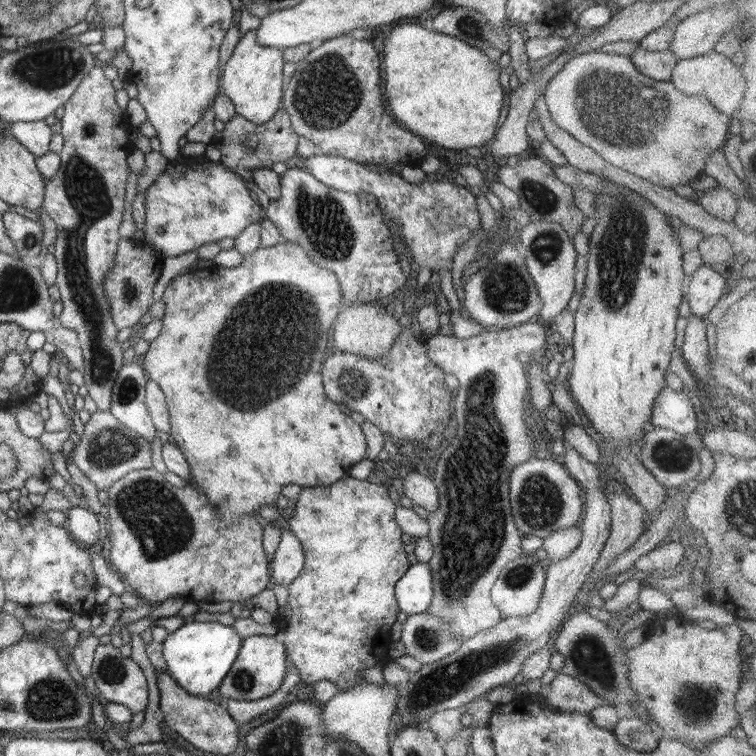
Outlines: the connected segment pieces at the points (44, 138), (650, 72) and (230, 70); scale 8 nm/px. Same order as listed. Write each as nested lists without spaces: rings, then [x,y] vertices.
[[[43,120],[14,122],[6,126],[6,132],[34,157],[38,157],[48,151],[52,134],[49,127]]]
[[[637,46],[631,55],[631,65],[637,72],[656,81],[670,81],[671,70],[678,61],[669,50],[651,51]]]
[[[255,30],[240,38],[221,70],[222,94],[233,104],[234,112],[253,124],[265,124],[282,105],[281,74],[285,67],[282,51],[257,45]]]

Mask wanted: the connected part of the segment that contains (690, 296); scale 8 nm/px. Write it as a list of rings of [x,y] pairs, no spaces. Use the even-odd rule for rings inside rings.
[[[701,265],[684,284],[683,297],[687,302],[691,314],[704,317],[713,305],[724,294],[725,275],[717,273],[708,265]]]

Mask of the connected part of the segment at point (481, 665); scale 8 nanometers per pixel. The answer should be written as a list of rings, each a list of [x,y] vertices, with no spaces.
[[[564,444],[565,452],[559,458],[563,468],[581,488],[585,488],[585,510],[581,520],[581,541],[579,545],[557,563],[545,563],[545,581],[539,604],[535,612],[527,616],[511,616],[501,619],[494,627],[477,632],[471,638],[463,640],[459,648],[437,662],[424,664],[414,673],[410,673],[406,682],[396,685],[399,690],[395,714],[399,714],[399,726],[387,733],[389,741],[393,734],[404,727],[421,728],[429,716],[445,708],[458,708],[480,696],[484,696],[497,686],[512,684],[515,674],[520,672],[523,661],[535,650],[546,645],[549,634],[560,626],[573,605],[575,595],[585,581],[591,566],[599,558],[610,531],[610,505],[599,492],[599,472],[586,462],[569,444]]]

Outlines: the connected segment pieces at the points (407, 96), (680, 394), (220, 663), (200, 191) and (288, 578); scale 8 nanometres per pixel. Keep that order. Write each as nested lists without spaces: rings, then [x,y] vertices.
[[[417,22],[394,27],[383,44],[383,96],[391,114],[409,132],[419,134],[443,148],[463,150],[467,146],[483,146],[494,138],[504,115],[507,93],[499,83],[499,67],[477,48],[434,31],[425,30]]]
[[[663,387],[655,397],[649,427],[665,428],[680,436],[698,432],[701,424],[693,412],[687,391]]]
[[[188,619],[183,625],[167,634],[162,642],[161,654],[169,676],[190,695],[204,697],[218,689],[223,677],[229,672],[242,638],[231,625],[217,622],[195,622]]]
[[[181,156],[180,162],[185,167],[185,172],[179,176],[174,177],[166,174],[165,170],[161,172],[159,176],[146,188],[145,192],[143,192],[143,206],[145,210],[145,221],[143,223],[143,227],[141,229],[143,233],[143,240],[139,240],[139,242],[144,242],[146,244],[146,248],[151,248],[153,251],[157,251],[161,257],[166,258],[167,256],[177,256],[179,254],[183,254],[184,252],[189,252],[192,250],[197,250],[201,245],[207,243],[217,243],[219,240],[223,238],[231,238],[235,239],[243,229],[248,224],[251,223],[259,223],[259,210],[260,206],[257,202],[253,201],[249,196],[249,191],[245,188],[245,182],[241,180],[241,178],[237,177],[237,175],[231,171],[229,171],[225,166],[221,166],[218,162],[205,162],[202,158],[188,158]]]
[[[281,530],[277,552],[269,562],[271,578],[275,585],[285,588],[297,577],[303,568],[304,554],[299,540],[289,530]]]

